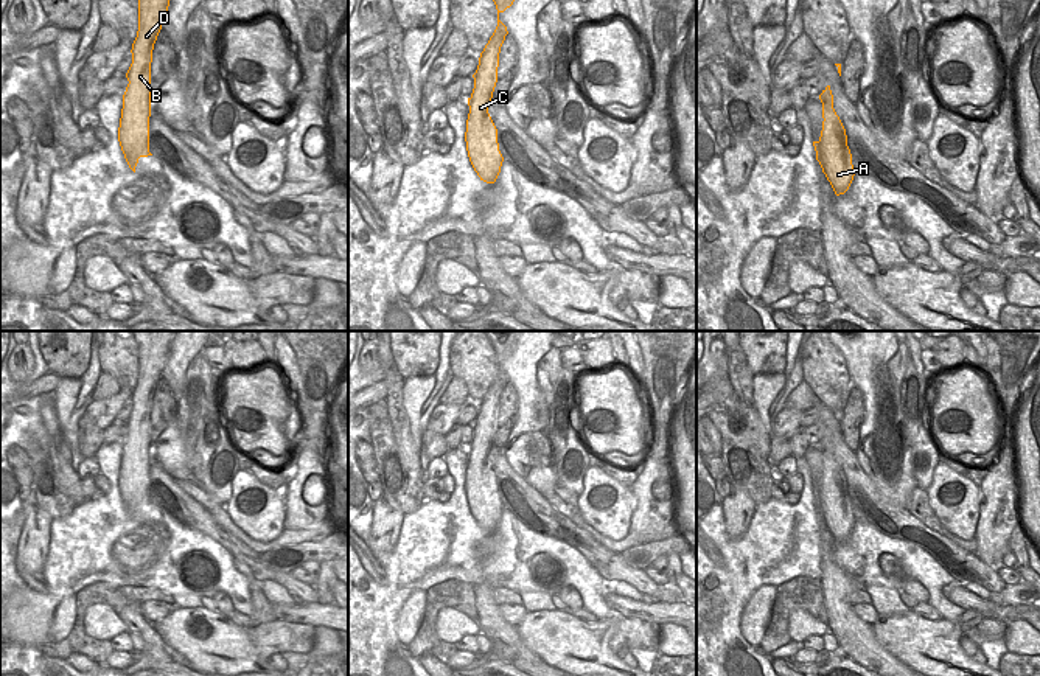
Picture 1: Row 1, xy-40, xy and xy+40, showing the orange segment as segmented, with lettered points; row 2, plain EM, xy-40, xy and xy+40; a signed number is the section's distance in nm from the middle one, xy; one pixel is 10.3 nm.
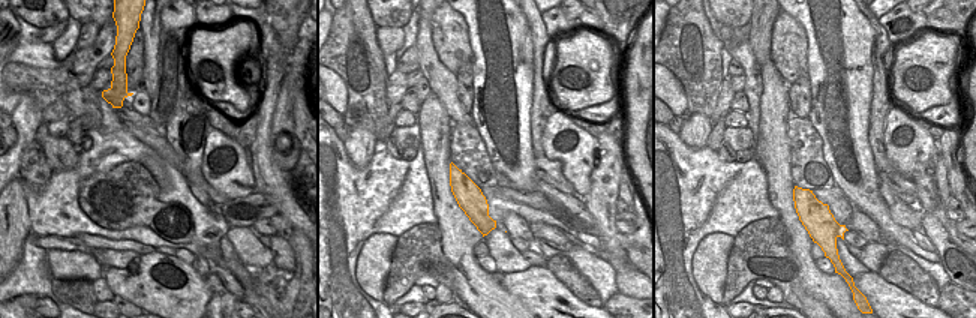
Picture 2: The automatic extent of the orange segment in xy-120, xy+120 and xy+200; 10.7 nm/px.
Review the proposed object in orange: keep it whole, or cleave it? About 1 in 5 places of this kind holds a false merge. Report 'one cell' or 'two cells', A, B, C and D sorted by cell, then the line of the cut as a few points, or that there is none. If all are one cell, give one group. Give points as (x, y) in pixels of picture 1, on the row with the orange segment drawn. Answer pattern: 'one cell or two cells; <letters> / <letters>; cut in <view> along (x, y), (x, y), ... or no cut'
one cell; A B C D; no cut

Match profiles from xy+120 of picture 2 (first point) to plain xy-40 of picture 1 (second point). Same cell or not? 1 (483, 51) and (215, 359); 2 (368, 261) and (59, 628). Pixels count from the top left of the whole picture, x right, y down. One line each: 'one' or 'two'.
1: two
2: one

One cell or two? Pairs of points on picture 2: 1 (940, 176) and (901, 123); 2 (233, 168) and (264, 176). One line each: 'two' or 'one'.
1: two
2: two

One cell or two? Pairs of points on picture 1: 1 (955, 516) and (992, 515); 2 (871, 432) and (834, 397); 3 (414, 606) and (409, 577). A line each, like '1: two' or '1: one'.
1: two
2: two
3: two

